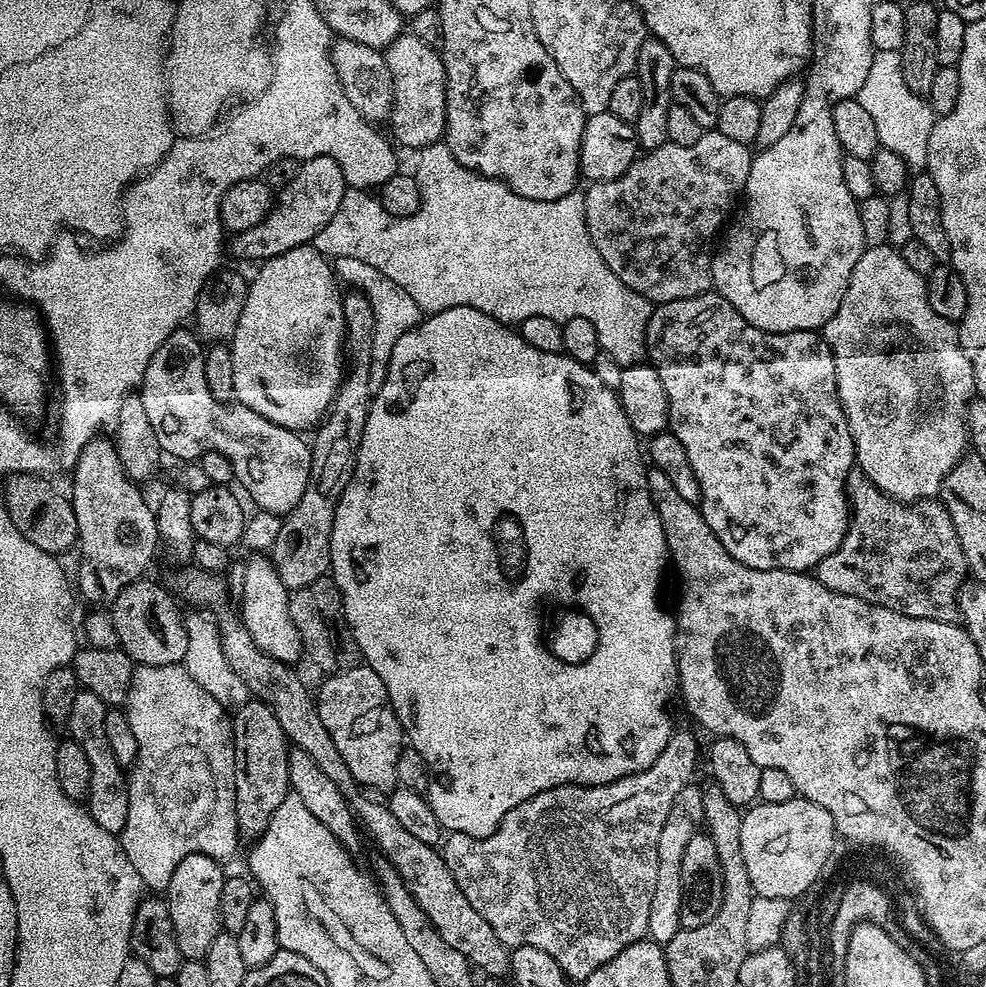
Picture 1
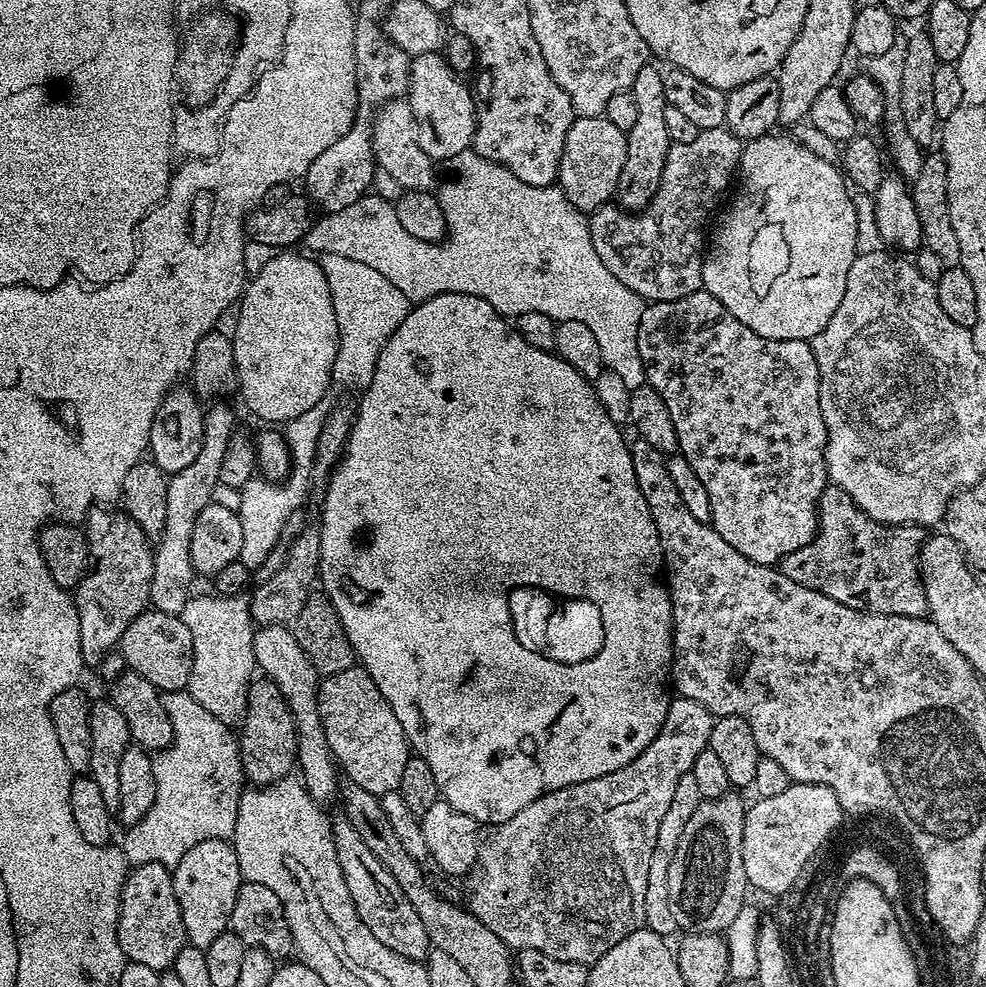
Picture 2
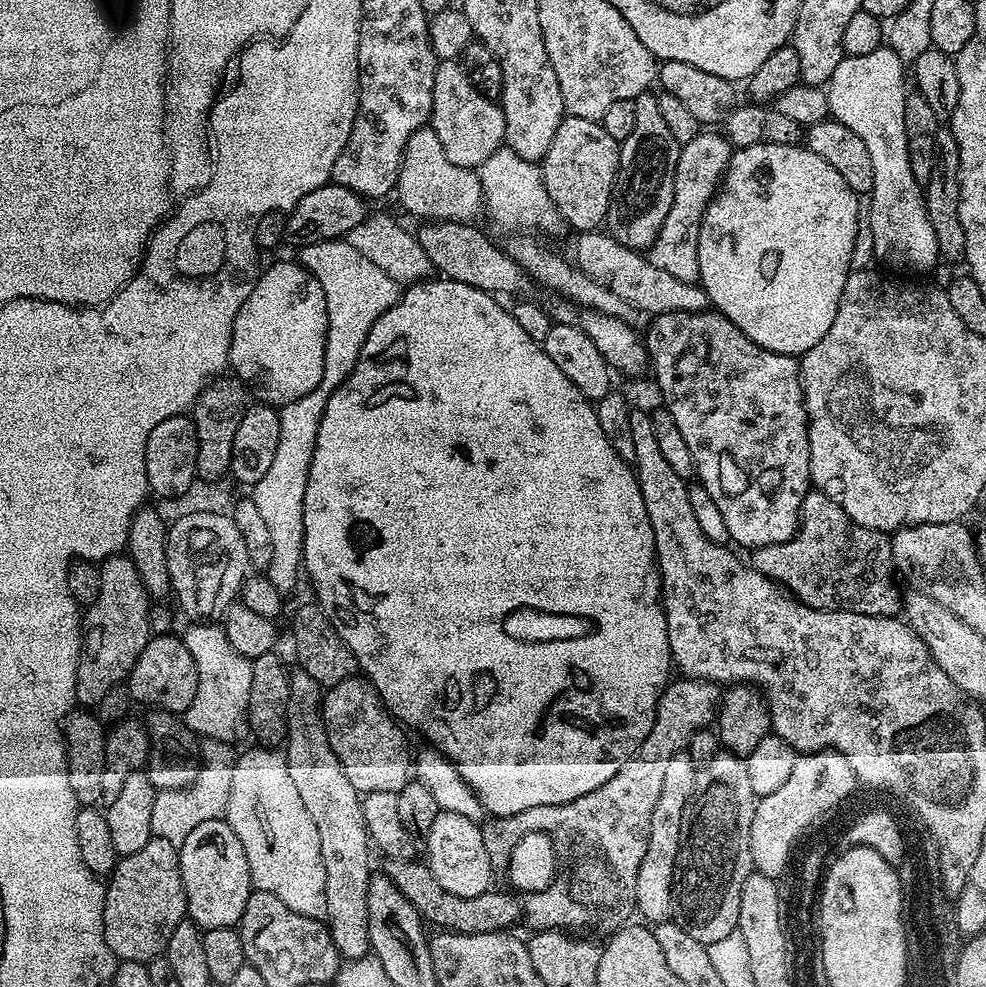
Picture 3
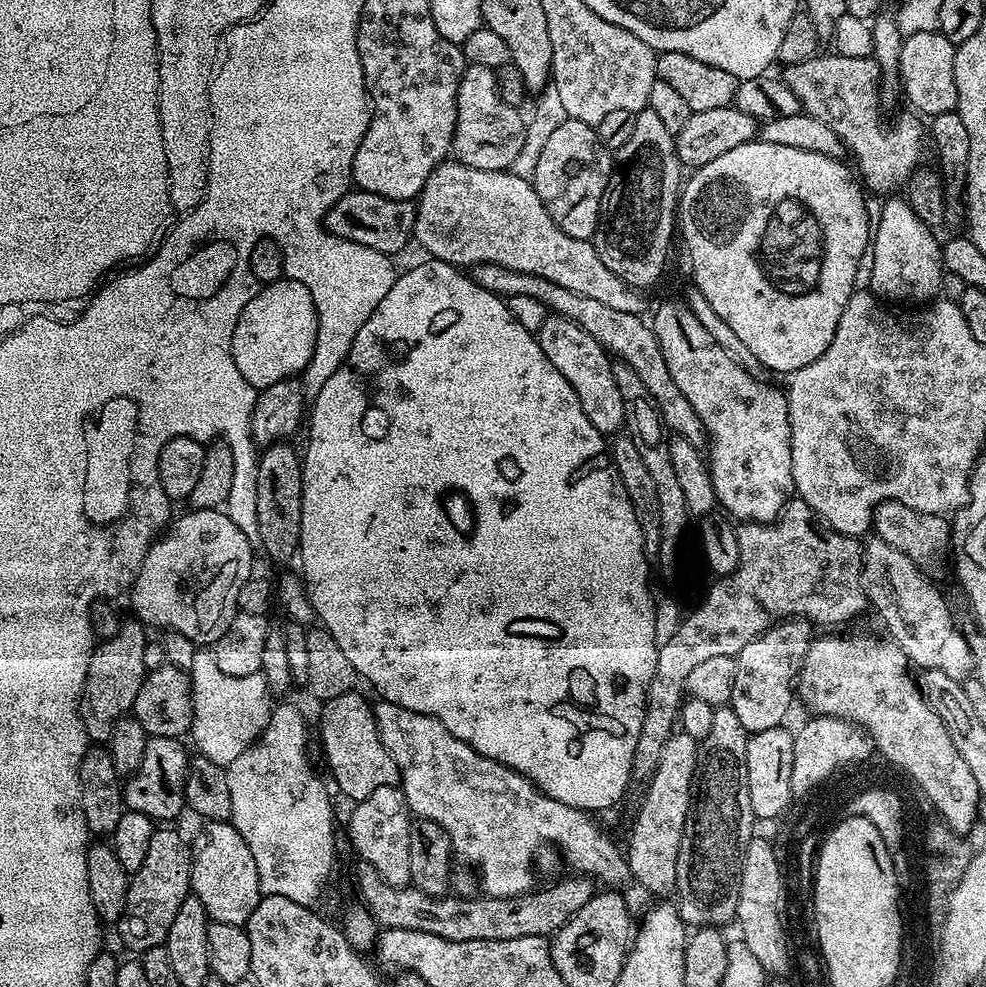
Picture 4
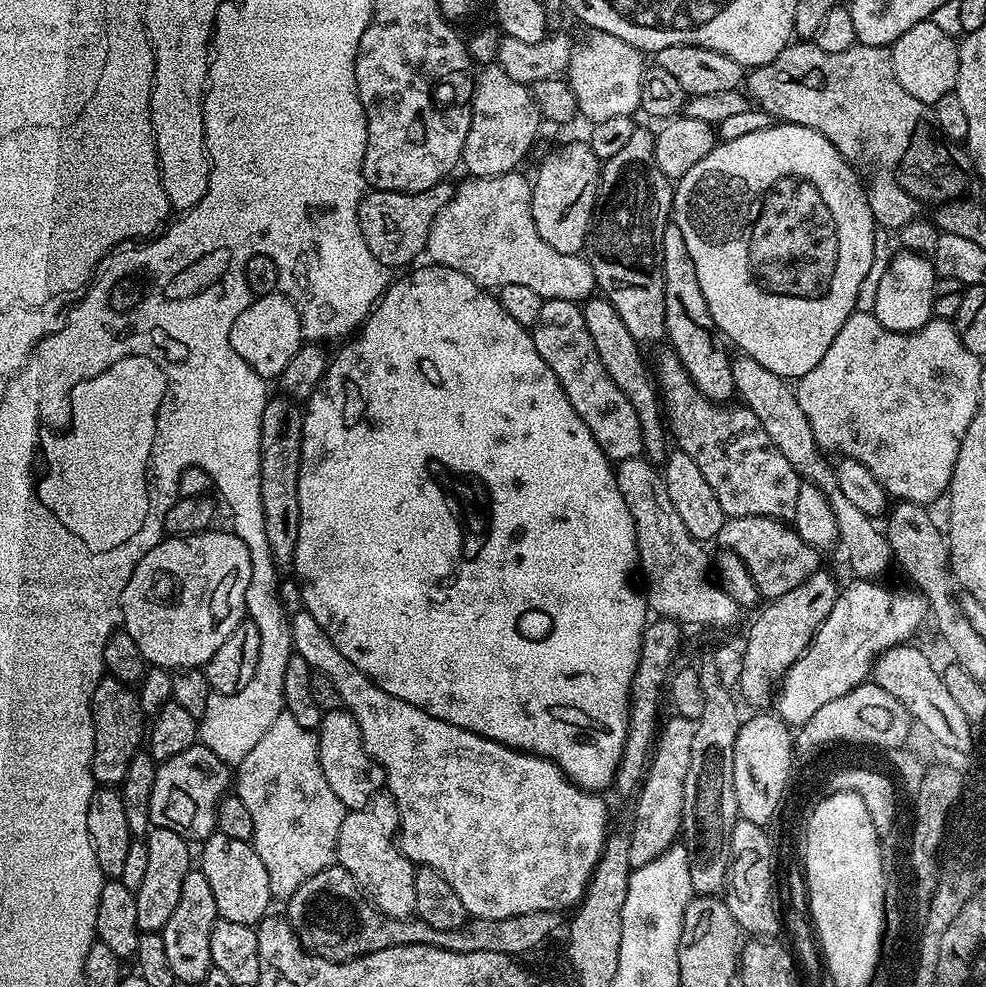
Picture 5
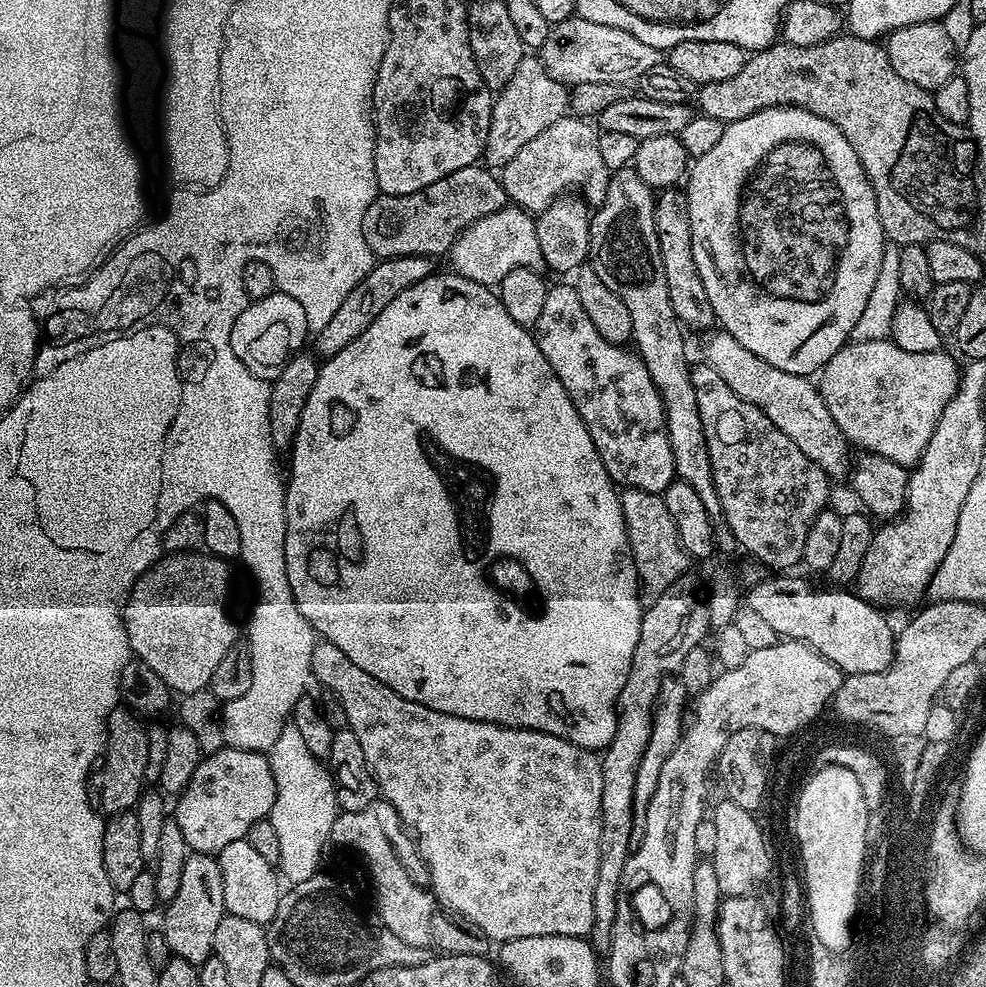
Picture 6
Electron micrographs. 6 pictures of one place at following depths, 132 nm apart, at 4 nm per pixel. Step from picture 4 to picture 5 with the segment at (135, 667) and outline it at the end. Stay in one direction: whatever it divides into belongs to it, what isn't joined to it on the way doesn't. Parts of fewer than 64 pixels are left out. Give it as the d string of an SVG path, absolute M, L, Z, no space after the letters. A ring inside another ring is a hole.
M105 675L94 690L92 725L94 726L92 777L100 786L120 786L127 767L141 751L146 740L146 715L140 709L137 693L121 680Z

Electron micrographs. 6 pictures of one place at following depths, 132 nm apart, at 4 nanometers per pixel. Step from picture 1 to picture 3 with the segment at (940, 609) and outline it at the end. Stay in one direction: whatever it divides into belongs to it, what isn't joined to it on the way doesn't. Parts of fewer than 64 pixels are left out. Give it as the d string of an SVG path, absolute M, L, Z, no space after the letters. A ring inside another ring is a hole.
M809 490L806 498L800 507L800 526L796 529L796 533L785 544L771 544L770 546L762 546L755 549L751 553L750 563L753 568L763 574L766 578L770 578L774 583L783 586L791 595L800 600L806 606L817 608L818 610L826 610L827 612L853 612L854 614L870 614L871 616L896 616L902 608L902 592L896 589L896 584L892 581L892 572L894 576L894 565L892 563L892 541L883 532L875 532L869 528L858 528L851 520L848 519L846 510L842 510L842 506L838 506L838 502L834 502L826 494L815 490Z

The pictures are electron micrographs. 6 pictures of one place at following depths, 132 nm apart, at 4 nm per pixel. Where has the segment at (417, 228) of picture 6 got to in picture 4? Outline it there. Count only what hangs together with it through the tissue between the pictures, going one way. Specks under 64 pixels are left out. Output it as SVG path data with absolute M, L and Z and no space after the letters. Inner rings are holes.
M349 190L332 209L324 215L324 226L339 240L358 242L389 254L397 254L413 239L416 231L416 205L411 200L395 200L382 194Z

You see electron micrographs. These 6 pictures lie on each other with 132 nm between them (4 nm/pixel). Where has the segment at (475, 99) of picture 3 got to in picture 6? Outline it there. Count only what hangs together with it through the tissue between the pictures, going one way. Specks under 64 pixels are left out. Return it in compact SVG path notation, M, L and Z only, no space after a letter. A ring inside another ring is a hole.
M525 55L521 64L514 70L513 77L506 82L503 89L495 93L490 114L490 126L484 143L483 159L492 166L502 166L530 142L530 138L538 138L546 126L554 126L562 117L570 112L569 85L550 78L546 66L539 55Z

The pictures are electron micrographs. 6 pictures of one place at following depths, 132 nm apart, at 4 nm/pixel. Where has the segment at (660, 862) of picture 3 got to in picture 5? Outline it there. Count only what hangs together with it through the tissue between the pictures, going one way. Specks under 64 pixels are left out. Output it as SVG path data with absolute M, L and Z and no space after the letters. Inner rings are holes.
M669 715L669 720L663 721L659 729L656 742L650 757L647 772L644 773L644 782L638 789L638 795L635 797L636 817L632 820L632 828L628 832L630 838L630 862L633 868L646 866L646 862L654 862L658 854L662 854L668 848L668 845L677 839L680 829L680 820L684 816L684 787L686 786L686 770L690 766L690 749L694 746L694 730L696 721L681 716Z

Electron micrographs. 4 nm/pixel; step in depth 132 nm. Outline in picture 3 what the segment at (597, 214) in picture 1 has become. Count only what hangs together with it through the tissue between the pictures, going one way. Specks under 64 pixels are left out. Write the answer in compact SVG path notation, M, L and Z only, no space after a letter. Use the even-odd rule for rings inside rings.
M716 130L700 131L680 149L674 174L674 202L670 206L670 214L666 214L666 222L662 222L662 230L658 230L658 238L652 243L652 247L647 249L646 257L654 266L658 266L658 270L672 274L683 284L695 284L699 281L698 234L702 218L706 206L720 187L733 151L727 136Z

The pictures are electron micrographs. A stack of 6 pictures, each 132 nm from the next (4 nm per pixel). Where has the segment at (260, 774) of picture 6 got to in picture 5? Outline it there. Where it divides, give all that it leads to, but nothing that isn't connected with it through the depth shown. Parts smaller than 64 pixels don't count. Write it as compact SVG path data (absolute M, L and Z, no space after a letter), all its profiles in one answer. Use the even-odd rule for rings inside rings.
M199 742L192 744L190 750L182 750L182 754L174 754L174 758L159 761L154 774L153 789L150 791L149 818L151 827L174 830L174 834L184 837L189 842L207 840L213 832L217 831L216 808L229 791L233 780L234 776L229 765L225 764L222 758L218 758L218 754L214 754L214 750L210 750L205 744Z

